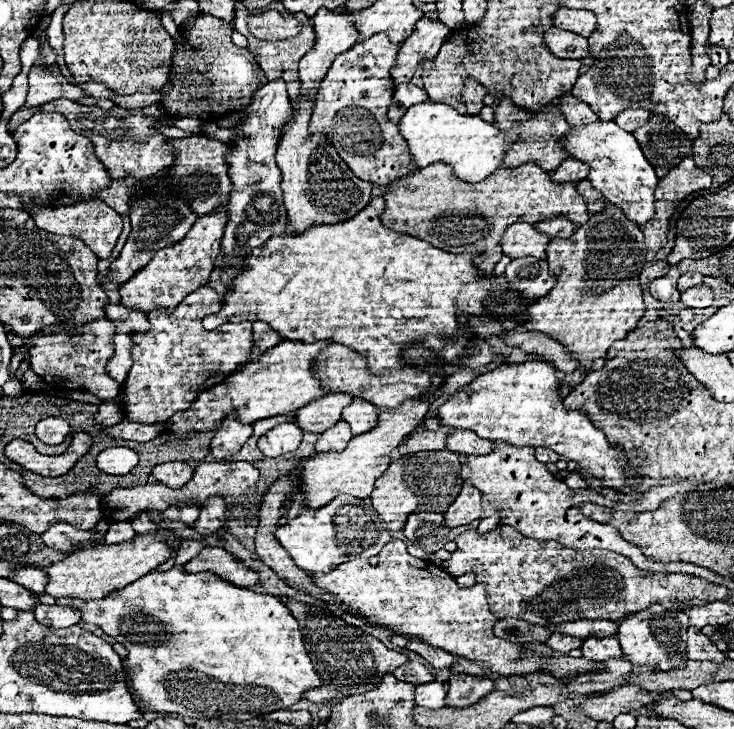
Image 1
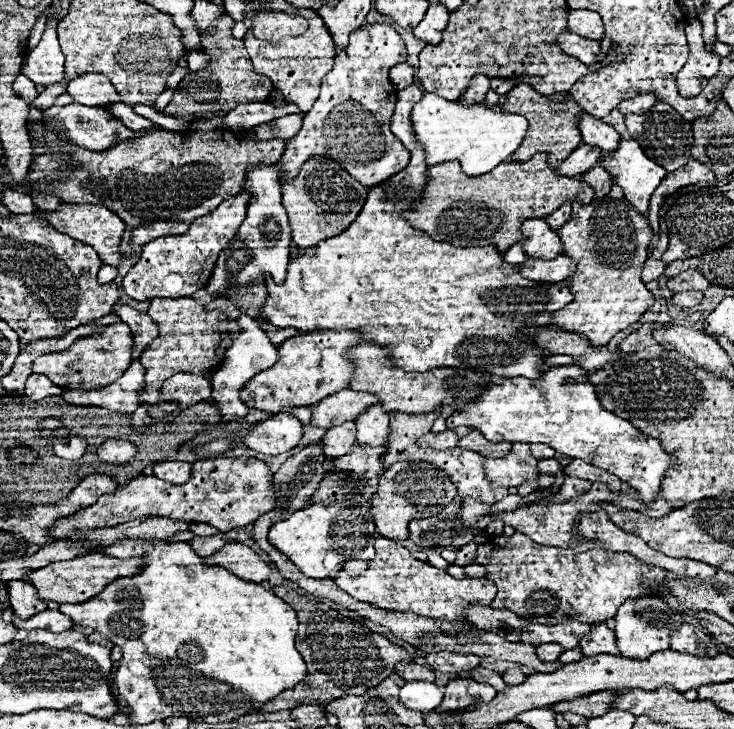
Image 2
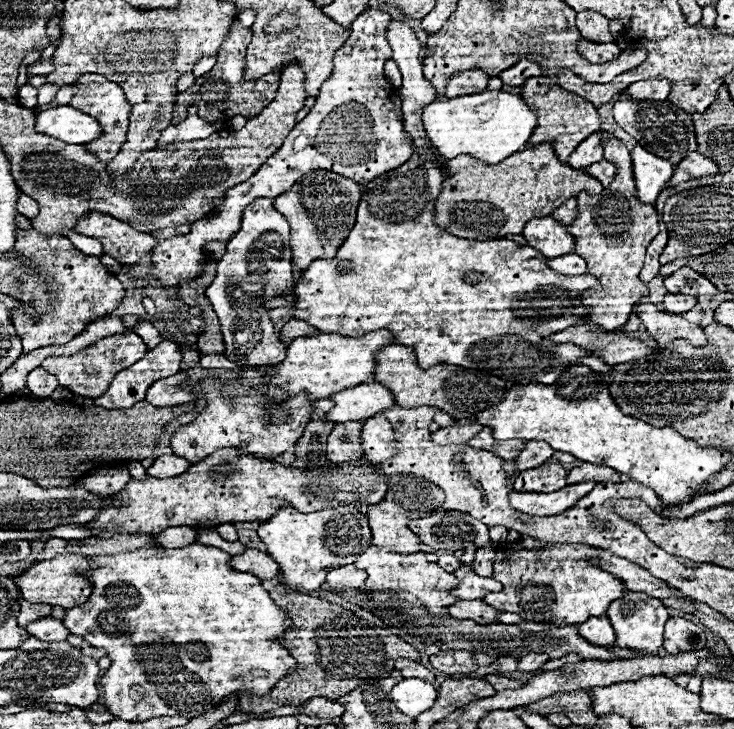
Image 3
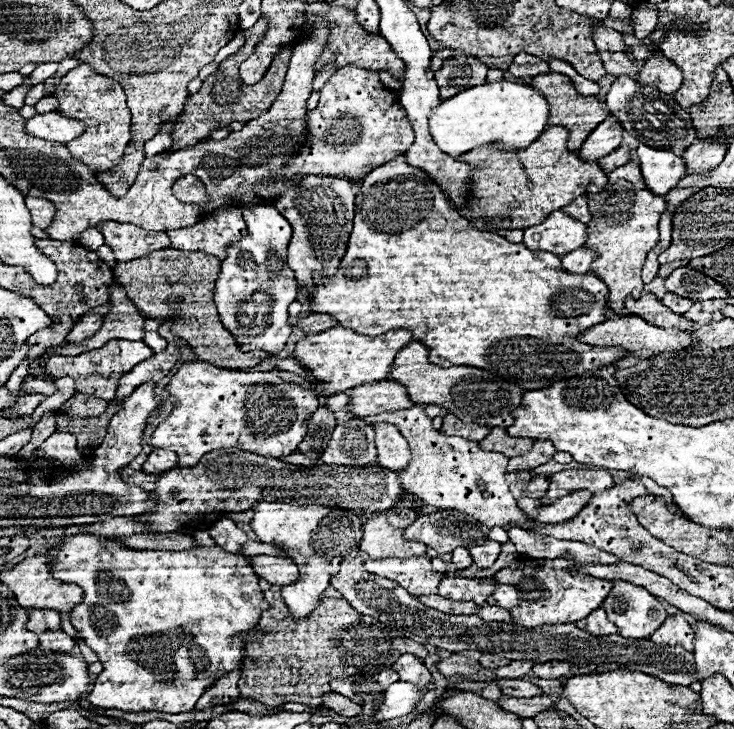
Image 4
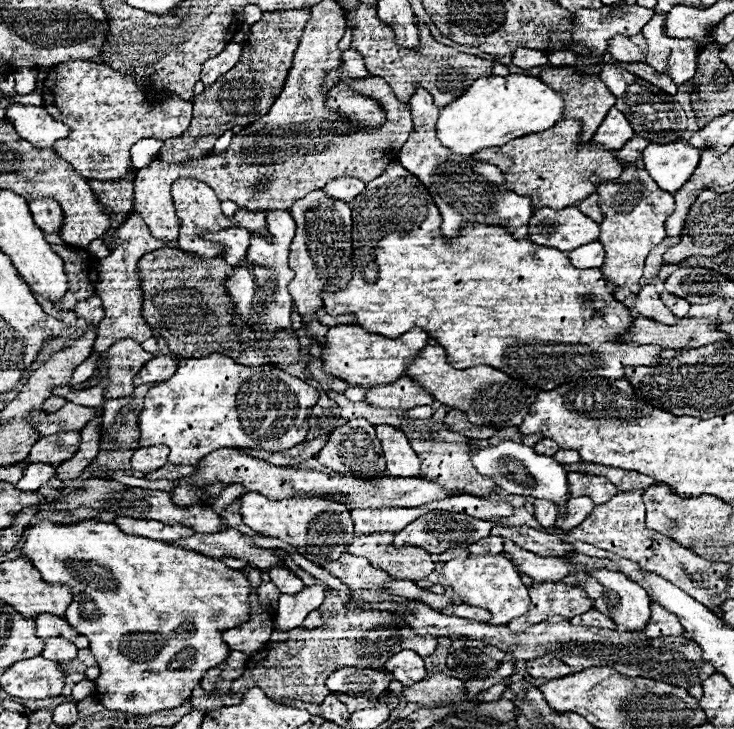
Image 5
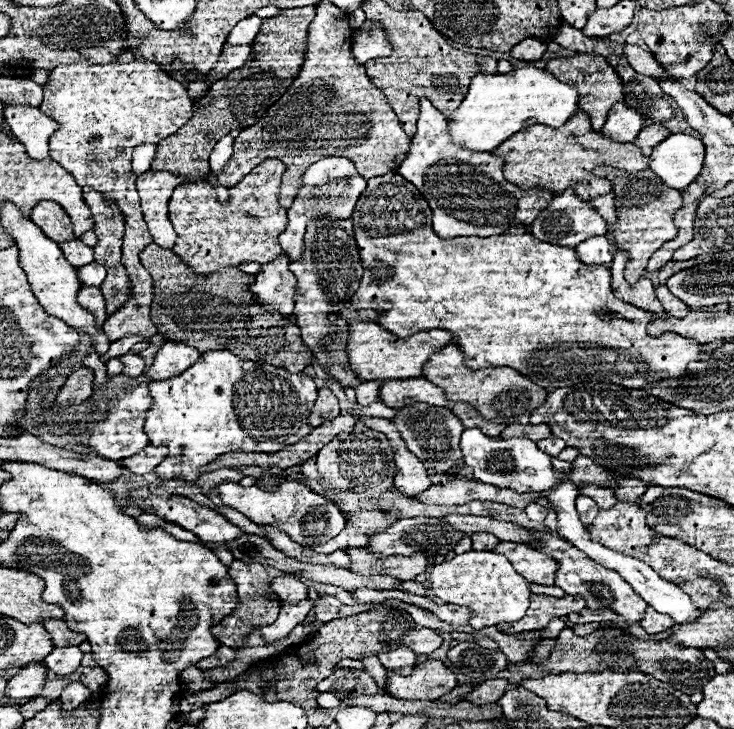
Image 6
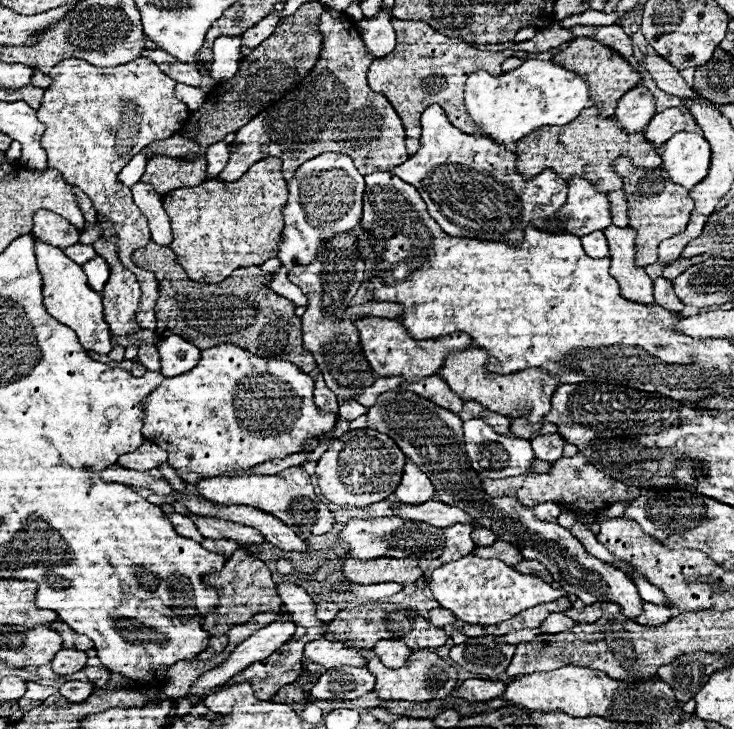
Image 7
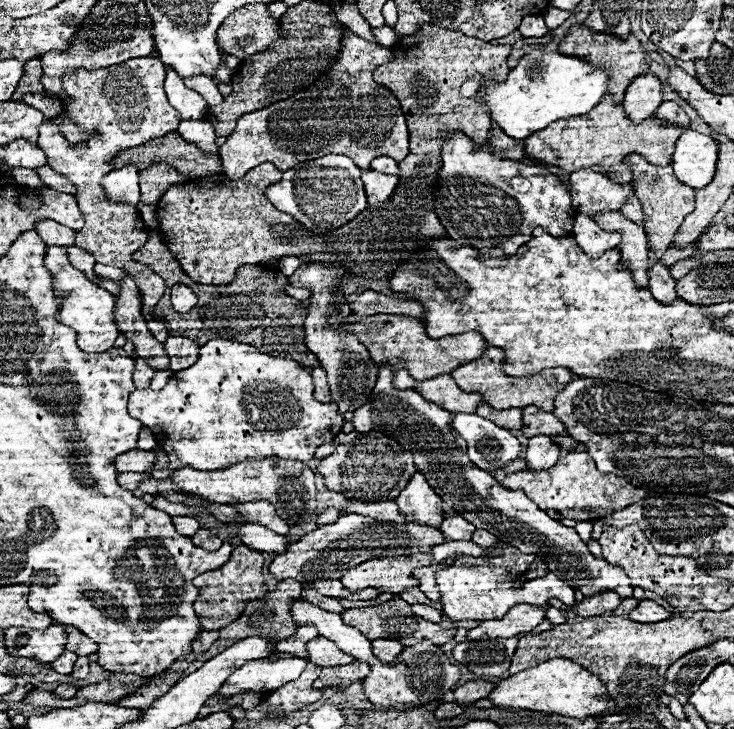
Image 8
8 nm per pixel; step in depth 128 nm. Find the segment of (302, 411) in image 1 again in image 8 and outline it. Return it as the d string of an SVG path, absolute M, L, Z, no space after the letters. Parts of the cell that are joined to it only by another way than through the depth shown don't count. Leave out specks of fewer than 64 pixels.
M440 374L436 378L418 382L414 390L422 394L426 400L436 402L440 408L450 410L454 414L474 412L476 406L482 402L480 394L466 394L464 390L458 390L456 382L448 374Z

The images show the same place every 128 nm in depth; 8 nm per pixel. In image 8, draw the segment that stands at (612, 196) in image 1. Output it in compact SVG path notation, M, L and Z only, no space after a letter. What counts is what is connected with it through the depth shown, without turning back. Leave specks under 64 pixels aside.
M690 128L678 136L672 154L672 168L680 182L696 190L710 184L716 172L716 160L718 144L712 136L694 132Z

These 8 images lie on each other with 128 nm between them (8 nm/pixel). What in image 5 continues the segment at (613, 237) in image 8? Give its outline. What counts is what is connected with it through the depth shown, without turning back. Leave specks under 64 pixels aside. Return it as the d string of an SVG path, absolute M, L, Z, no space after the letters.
M588 242L584 246L578 246L574 248L570 254L568 254L570 262L574 266L578 266L580 270L586 270L586 268L600 268L602 262L604 262L604 248L600 242Z

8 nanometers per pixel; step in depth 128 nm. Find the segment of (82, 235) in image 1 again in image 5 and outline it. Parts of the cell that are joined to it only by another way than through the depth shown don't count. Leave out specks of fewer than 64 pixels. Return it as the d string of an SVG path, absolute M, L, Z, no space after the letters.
M128 216L124 222L124 228L118 228L116 244L112 248L110 256L98 259L98 274L100 282L96 285L96 294L102 298L102 308L104 308L104 318L98 324L98 336L94 342L94 352L104 352L108 350L116 340L132 338L136 342L144 342L146 338L152 336L150 326L140 316L140 306L142 306L142 292L140 292L140 280L136 272L138 260L162 246L178 246L178 242L168 242L168 240L158 240L150 234L148 226L142 222L140 216Z

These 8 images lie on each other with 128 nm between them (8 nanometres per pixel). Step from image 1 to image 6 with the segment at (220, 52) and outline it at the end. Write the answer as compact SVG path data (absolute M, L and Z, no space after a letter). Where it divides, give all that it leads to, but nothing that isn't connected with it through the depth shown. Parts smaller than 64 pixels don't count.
M304 6L300 10L280 10L278 16L264 20L258 36L252 42L254 52L248 56L244 68L232 70L226 78L214 82L210 86L208 94L194 102L194 116L190 118L190 122L186 126L182 126L182 130L178 130L178 134L172 134L170 138L158 142L158 152L152 162L152 170L166 170L173 174L180 174L188 182L202 182L210 172L209 158L214 144L222 136L230 134L234 128L248 128L254 122L258 122L258 118L262 118L264 112L290 88L290 82L296 78L296 74L300 72L300 66L304 62L308 26L314 20L314 14L316 14L314 6Z

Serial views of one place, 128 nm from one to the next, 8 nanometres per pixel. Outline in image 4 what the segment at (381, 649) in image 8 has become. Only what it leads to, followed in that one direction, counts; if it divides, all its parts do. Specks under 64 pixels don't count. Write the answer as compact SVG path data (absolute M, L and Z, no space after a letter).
M412 654L400 656L392 668L400 674L402 682L418 682L420 686L426 686L432 680L432 676L430 676L428 668L422 664L422 660L418 660Z

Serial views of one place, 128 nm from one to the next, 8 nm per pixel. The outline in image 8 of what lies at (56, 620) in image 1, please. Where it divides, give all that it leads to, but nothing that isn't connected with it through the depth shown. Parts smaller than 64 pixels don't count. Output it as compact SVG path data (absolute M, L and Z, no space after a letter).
M64 650L54 662L52 662L52 668L60 674L72 674L72 668L74 668L74 662L76 662L76 654L74 652L68 652Z

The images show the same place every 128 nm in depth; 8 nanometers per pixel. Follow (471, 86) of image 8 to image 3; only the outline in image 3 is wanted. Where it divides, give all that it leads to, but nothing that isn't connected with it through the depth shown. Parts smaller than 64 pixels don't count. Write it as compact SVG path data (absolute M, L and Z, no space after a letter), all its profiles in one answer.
M504 90L436 100L422 112L424 130L444 160L468 154L482 164L498 164L514 152L522 152L536 128L536 118L536 112L530 110L518 94Z

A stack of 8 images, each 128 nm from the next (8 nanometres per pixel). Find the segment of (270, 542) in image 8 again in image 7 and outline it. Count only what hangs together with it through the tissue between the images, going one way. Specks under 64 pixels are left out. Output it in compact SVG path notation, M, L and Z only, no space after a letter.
M192 516L190 520L198 526L198 530L202 532L204 538L210 540L236 540L236 542L250 542L250 544L262 544L264 538L262 534L252 528L252 526L244 526L238 522L230 522L230 520L220 520L220 518L210 518L210 516Z

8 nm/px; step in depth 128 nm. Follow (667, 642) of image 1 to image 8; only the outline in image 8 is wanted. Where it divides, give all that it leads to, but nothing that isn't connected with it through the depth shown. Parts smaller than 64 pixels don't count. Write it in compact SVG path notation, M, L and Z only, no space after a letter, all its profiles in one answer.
M382 366L378 382L372 390L374 400L368 400L354 412L356 416L352 422L356 432L378 430L394 438L404 450L414 454L416 468L426 474L428 484L454 512L462 514L476 528L492 532L500 542L516 546L526 554L546 558L550 572L558 574L558 578L562 578L570 588L584 590L582 596L588 598L614 590L620 598L632 598L630 578L620 566L610 566L606 560L594 558L574 528L562 526L558 520L546 516L546 512L530 502L522 490L506 490L492 474L476 468L468 460L466 442L452 428L454 414L434 406L414 390L392 388L392 378L394 372L390 372L388 366Z

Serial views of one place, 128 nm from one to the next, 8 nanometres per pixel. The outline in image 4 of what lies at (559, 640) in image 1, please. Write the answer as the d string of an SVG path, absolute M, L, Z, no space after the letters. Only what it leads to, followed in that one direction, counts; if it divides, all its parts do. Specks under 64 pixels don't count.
M512 660L508 666L496 670L496 678L522 678L536 666L534 660Z

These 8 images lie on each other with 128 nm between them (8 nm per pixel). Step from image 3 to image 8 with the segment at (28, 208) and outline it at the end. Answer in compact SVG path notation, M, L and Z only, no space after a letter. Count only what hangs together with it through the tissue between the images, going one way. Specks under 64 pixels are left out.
M44 218L44 220L36 222L34 230L44 240L46 246L64 246L64 248L68 248L68 246L74 244L76 230L72 230L68 226L62 226L62 224L58 224L50 218Z

